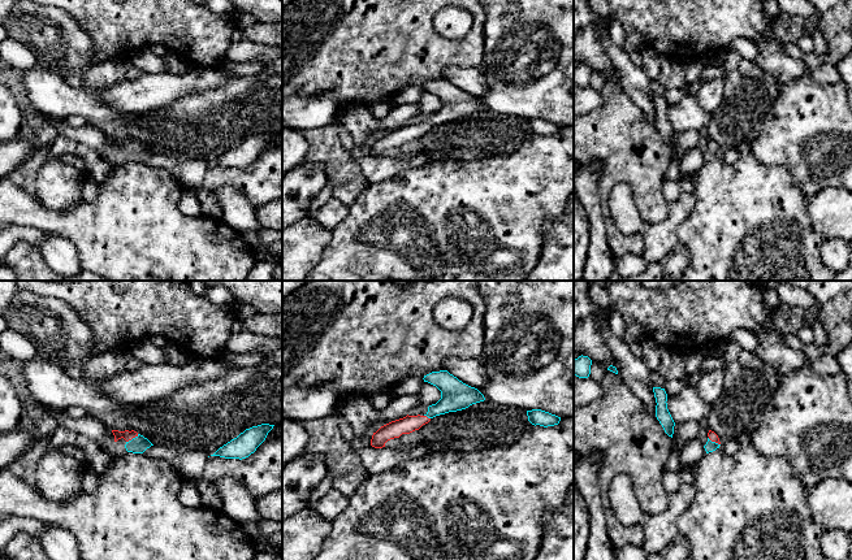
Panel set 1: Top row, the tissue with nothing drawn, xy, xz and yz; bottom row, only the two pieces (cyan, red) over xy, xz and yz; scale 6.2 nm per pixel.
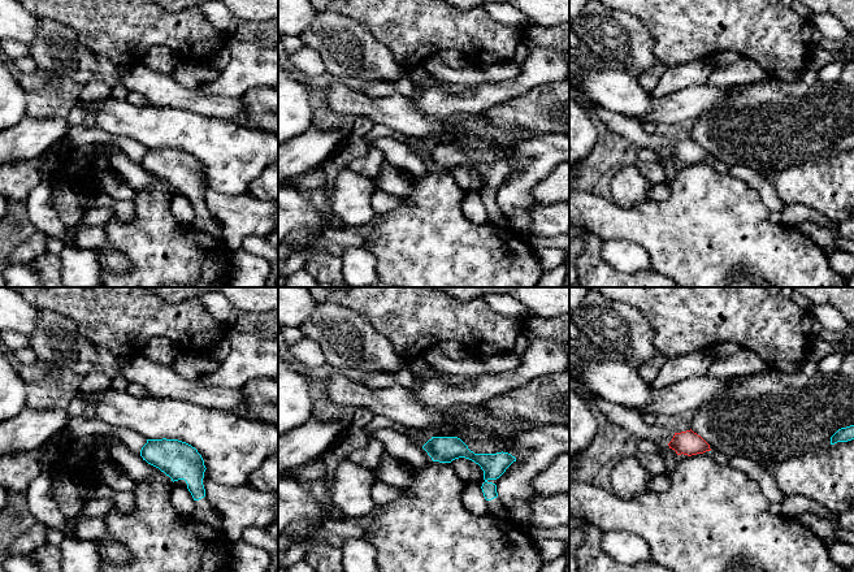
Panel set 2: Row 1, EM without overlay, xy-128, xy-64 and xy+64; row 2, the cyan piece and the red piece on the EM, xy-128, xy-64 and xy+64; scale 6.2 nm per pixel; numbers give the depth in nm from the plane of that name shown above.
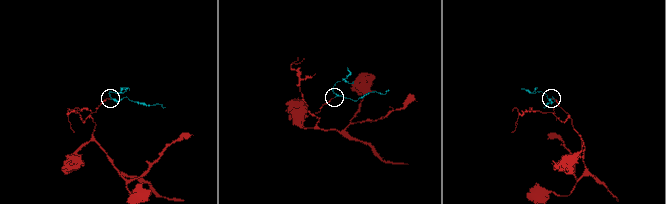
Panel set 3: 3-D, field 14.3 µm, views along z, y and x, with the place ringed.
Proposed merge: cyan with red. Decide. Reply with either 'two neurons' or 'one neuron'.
one neuron

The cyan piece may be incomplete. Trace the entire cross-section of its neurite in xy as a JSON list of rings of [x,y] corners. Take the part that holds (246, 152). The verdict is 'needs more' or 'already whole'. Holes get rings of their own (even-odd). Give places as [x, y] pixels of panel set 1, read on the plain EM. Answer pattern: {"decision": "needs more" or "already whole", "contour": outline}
{"decision": "already whole", "contour": [[[261,133],[252,135],[241,142],[237,147],[232,148],[220,156],[211,165],[220,165],[225,168],[246,168],[256,160],[256,157],[265,149],[268,142],[274,134]]]}

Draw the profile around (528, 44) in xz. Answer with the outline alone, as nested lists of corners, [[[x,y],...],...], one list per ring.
[[[479,0],[485,10],[483,74],[488,90],[477,97],[485,109],[523,120],[574,125],[574,0]]]

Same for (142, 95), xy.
[[[199,68],[185,74],[142,74],[103,88],[103,100],[121,113],[143,116],[193,92],[226,84],[234,75],[220,68]]]

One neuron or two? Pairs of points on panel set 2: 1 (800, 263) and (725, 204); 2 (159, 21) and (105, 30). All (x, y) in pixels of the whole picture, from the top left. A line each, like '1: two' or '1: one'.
1: one
2: one

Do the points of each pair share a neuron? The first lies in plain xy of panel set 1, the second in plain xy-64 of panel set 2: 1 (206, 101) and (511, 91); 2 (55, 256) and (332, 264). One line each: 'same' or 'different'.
1: different
2: different

